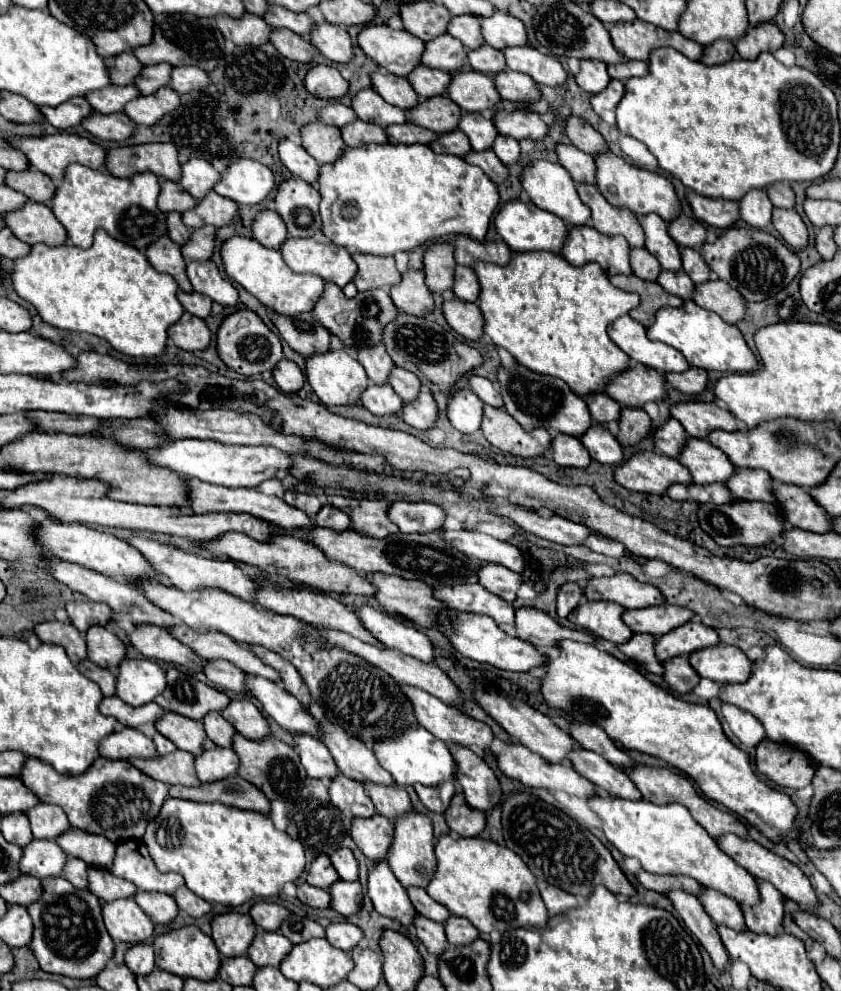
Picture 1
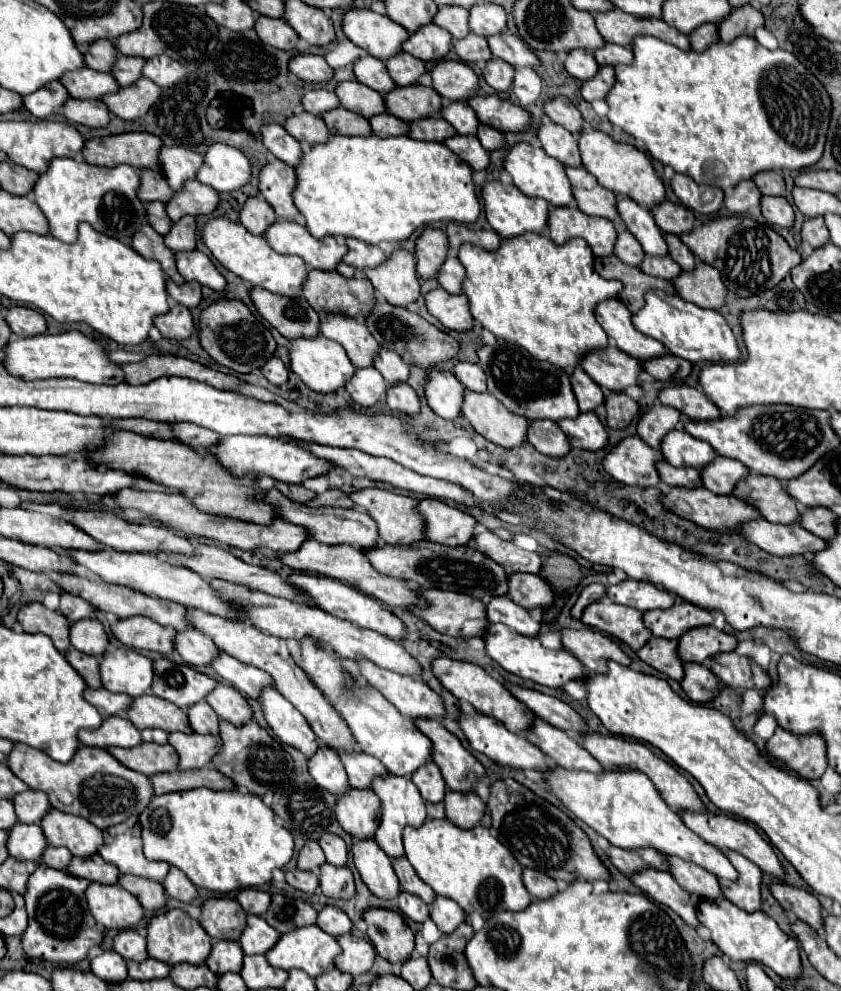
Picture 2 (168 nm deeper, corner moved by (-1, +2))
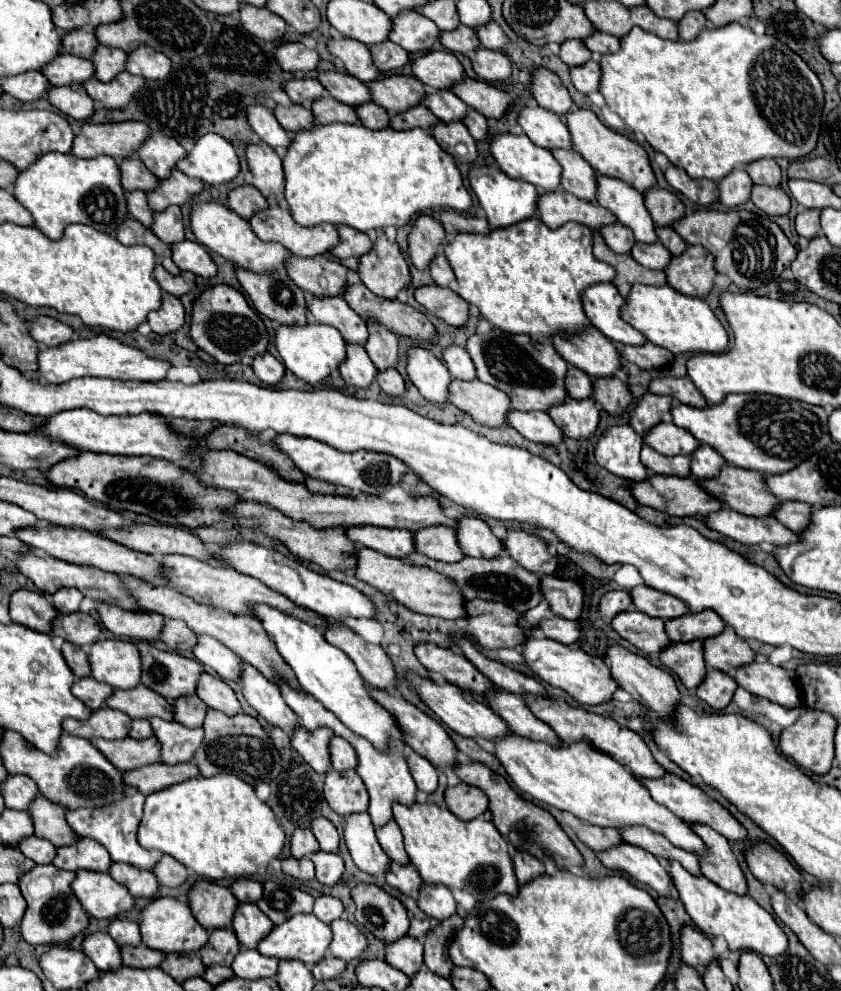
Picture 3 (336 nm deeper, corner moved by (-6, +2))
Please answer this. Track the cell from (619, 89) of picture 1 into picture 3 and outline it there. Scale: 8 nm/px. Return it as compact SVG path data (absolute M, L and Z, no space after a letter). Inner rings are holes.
M588 61L580 67L574 67L570 75L572 75L574 87L584 95L590 95L600 89L600 63L598 61Z

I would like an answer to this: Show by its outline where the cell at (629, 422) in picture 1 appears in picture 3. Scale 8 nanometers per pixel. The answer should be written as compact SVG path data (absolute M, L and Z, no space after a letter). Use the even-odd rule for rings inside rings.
M616 377L594 379L594 399L602 403L602 409L610 415L622 415L632 403L630 389Z

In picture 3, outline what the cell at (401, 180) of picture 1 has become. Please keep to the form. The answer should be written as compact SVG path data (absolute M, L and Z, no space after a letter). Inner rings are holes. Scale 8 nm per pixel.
M316 125L312 131L302 131L292 137L292 143L282 159L286 177L286 201L292 209L296 223L304 227L316 227L320 223L332 223L336 227L348 225L358 231L382 231L384 227L404 227L412 217L426 213L428 209L452 209L468 211L472 197L464 187L462 173L452 155L448 155L436 139L424 129L396 131L382 129L370 131L362 125Z

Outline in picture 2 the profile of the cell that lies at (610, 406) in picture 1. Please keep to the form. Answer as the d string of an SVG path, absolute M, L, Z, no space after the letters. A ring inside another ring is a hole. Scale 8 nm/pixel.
M579 367L573 371L571 375L571 387L573 387L573 393L575 393L575 399L577 399L577 405L579 409L585 413L585 411L593 411L595 407L603 405L603 391L599 389L599 385L589 379L585 375L585 371Z

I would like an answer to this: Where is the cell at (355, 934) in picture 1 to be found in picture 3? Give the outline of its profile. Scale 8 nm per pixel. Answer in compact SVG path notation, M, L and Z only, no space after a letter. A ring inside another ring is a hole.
M322 895L322 897L318 897L316 903L314 903L314 915L316 915L320 921L324 921L326 925L330 925L332 921L344 917L344 905L342 905L338 899L330 897L330 895Z

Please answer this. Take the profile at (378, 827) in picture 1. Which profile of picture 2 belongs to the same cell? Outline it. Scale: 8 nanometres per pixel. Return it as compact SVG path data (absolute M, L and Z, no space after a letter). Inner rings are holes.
M349 789L337 797L335 817L349 835L373 837L375 823L379 823L379 799L371 789Z

